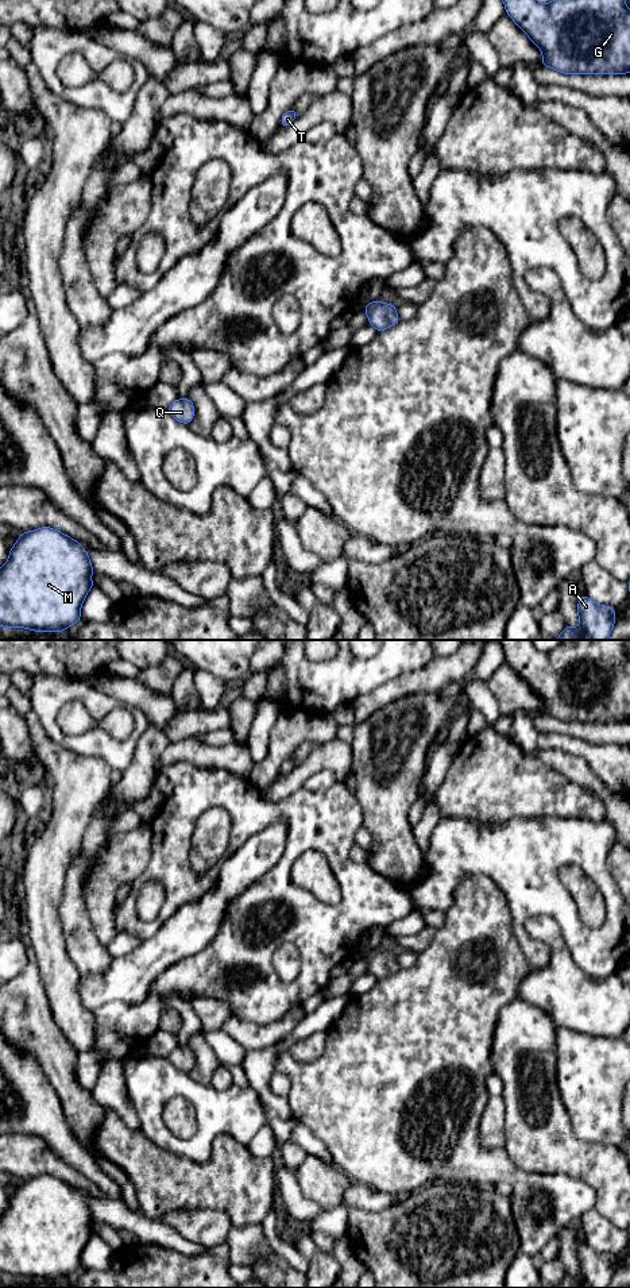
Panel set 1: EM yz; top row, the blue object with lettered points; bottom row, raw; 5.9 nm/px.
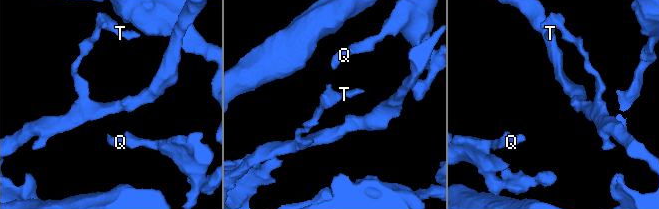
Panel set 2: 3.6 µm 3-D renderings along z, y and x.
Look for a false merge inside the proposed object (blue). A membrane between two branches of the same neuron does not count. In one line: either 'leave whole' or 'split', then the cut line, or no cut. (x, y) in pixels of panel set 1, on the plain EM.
leave whole; no cut

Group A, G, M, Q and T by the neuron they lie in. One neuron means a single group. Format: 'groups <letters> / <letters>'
groups A G M Q T

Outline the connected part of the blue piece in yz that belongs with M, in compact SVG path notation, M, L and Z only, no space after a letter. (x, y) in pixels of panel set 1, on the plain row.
M40 1175L20 1181L16 1192L9 1196L7 1211L0 1215L0 1274L27 1276L35 1280L63 1280L81 1268L81 1253L89 1238L96 1234L90 1225L93 1215L86 1198L58 1177Z

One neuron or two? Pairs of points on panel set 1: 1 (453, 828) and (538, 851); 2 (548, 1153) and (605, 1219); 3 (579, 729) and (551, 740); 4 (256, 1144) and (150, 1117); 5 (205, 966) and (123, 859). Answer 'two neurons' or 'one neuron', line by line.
1: one neuron
2: one neuron
3: two neurons
4: two neurons
5: two neurons

